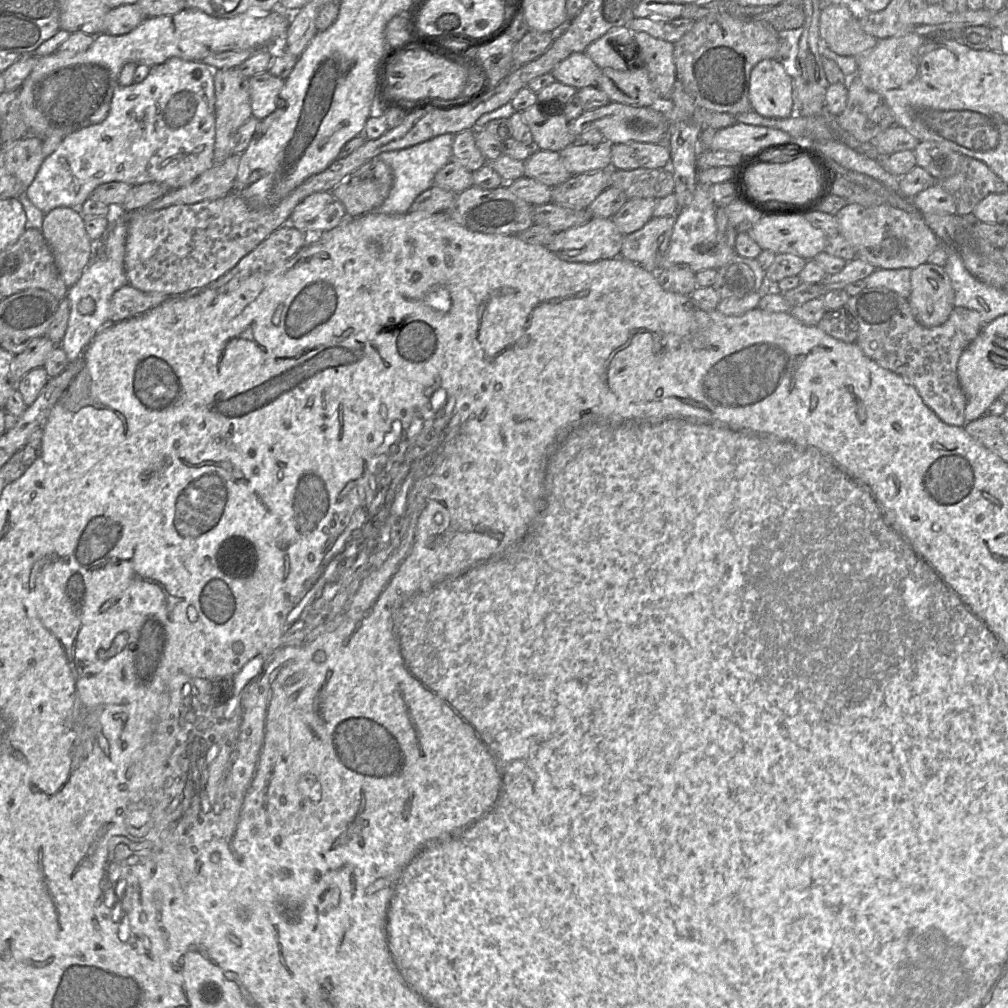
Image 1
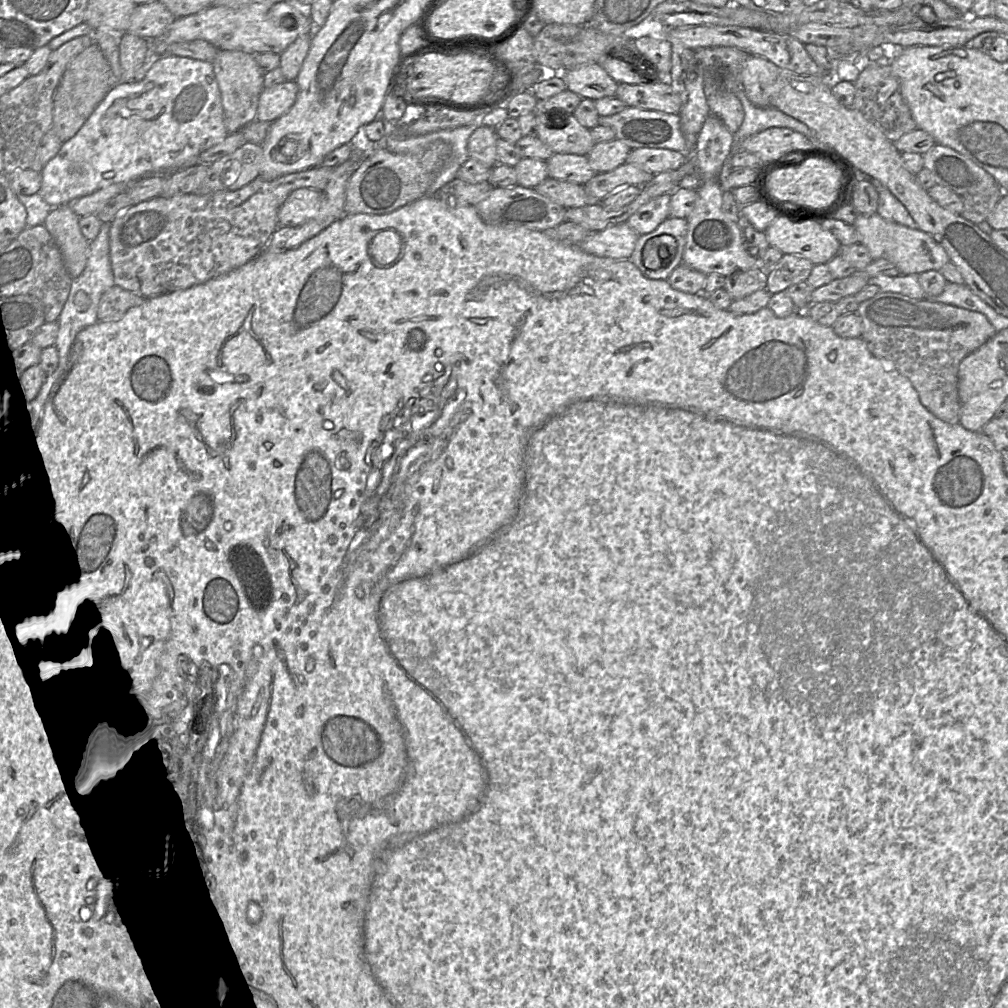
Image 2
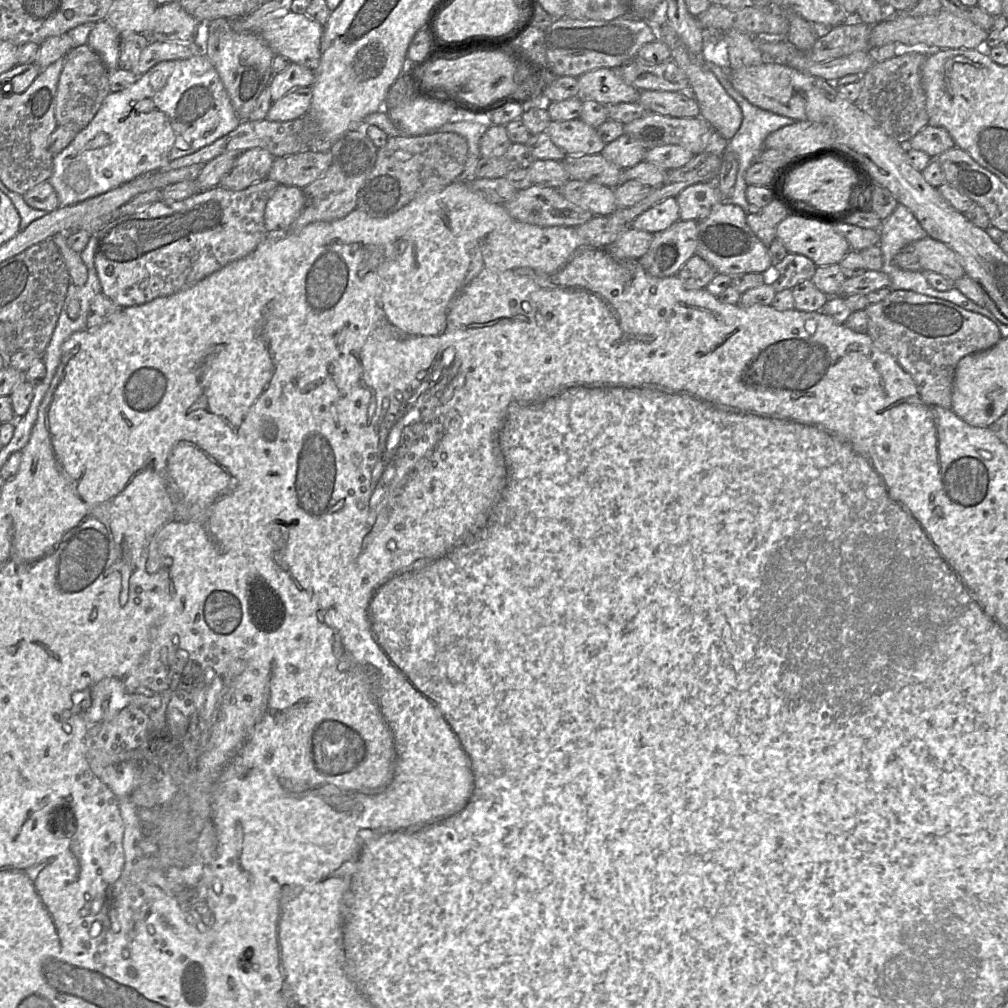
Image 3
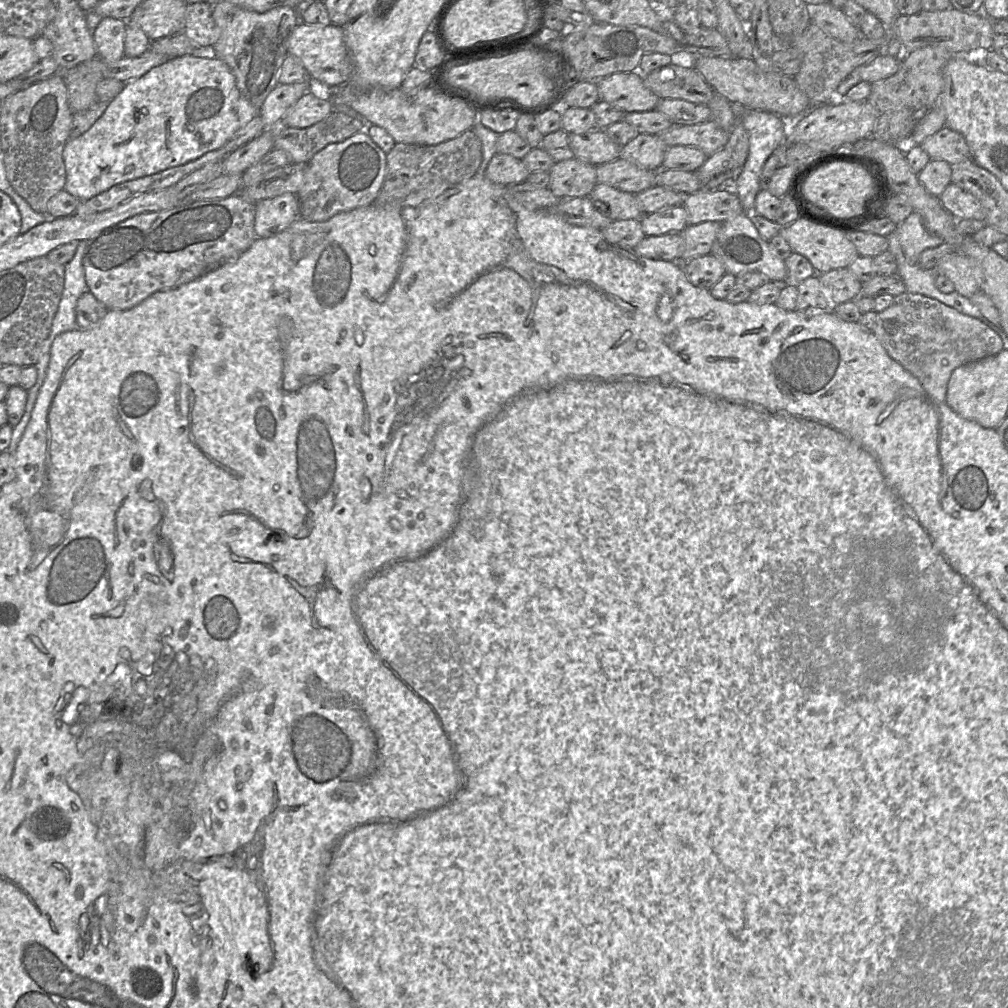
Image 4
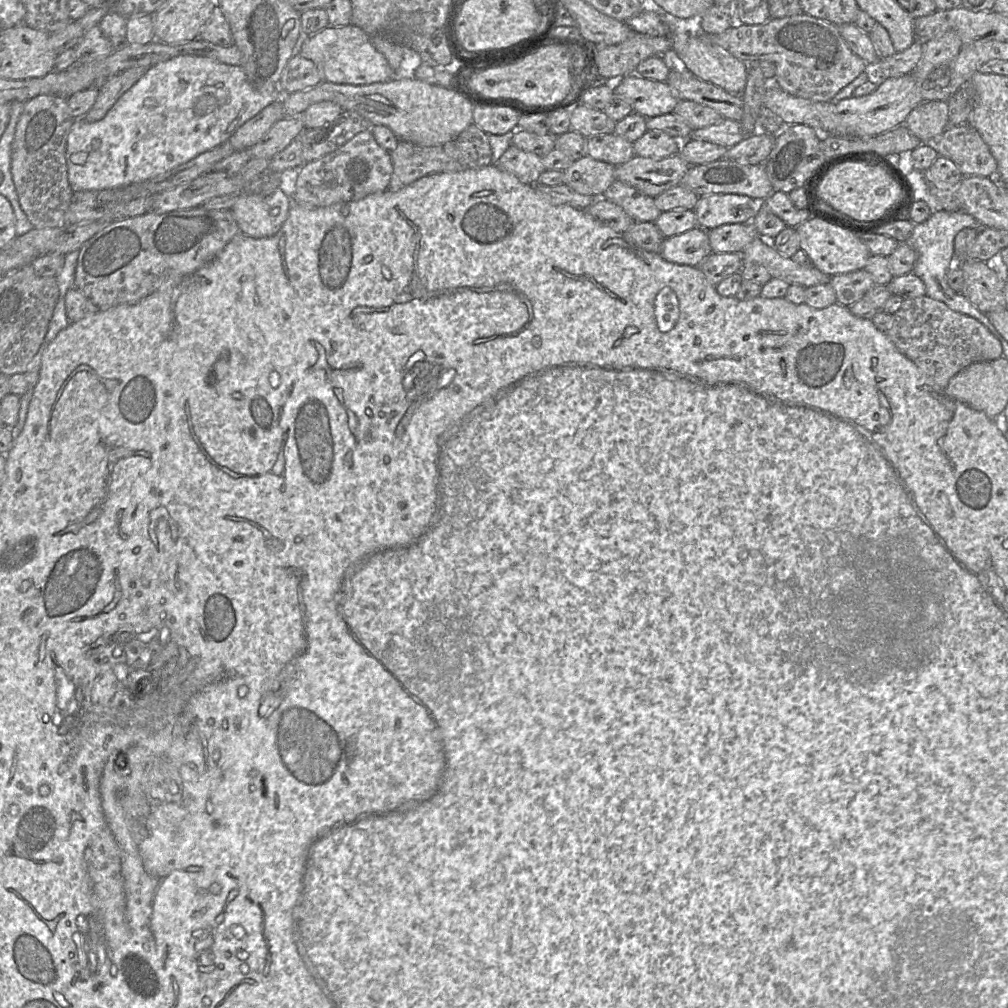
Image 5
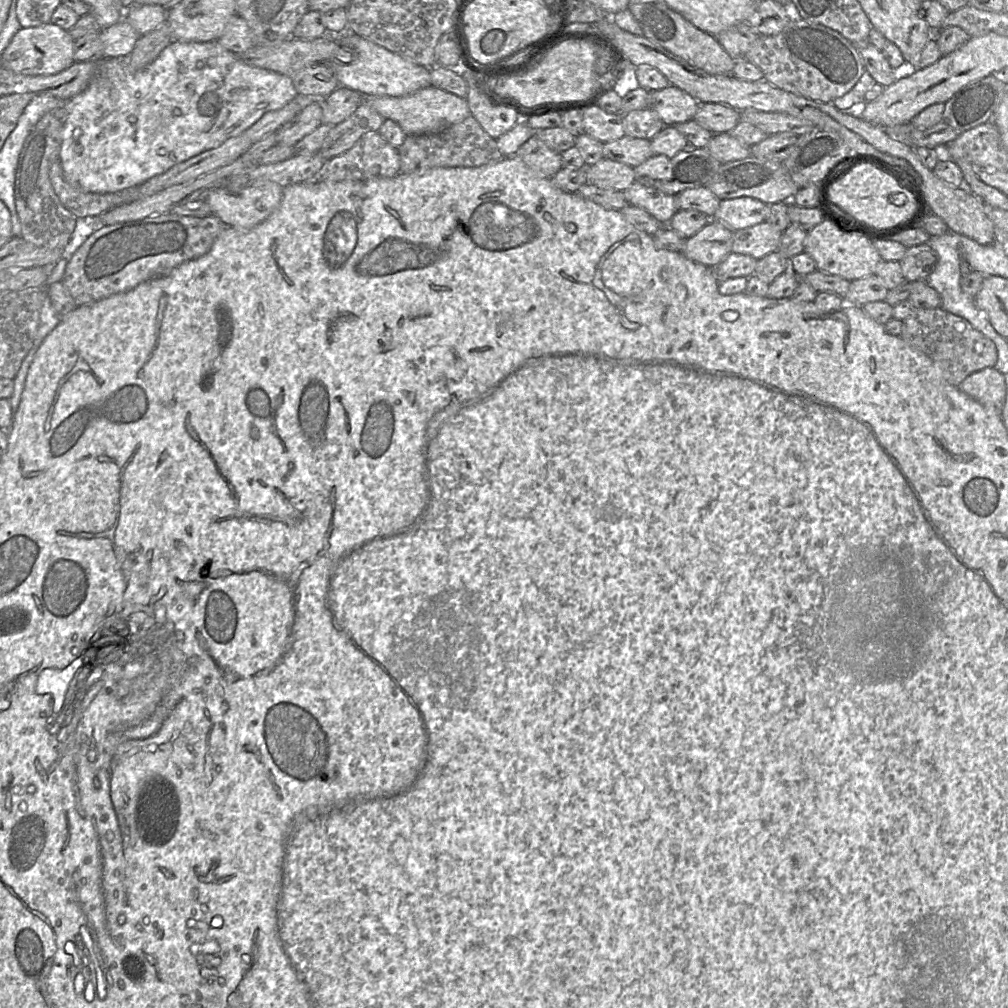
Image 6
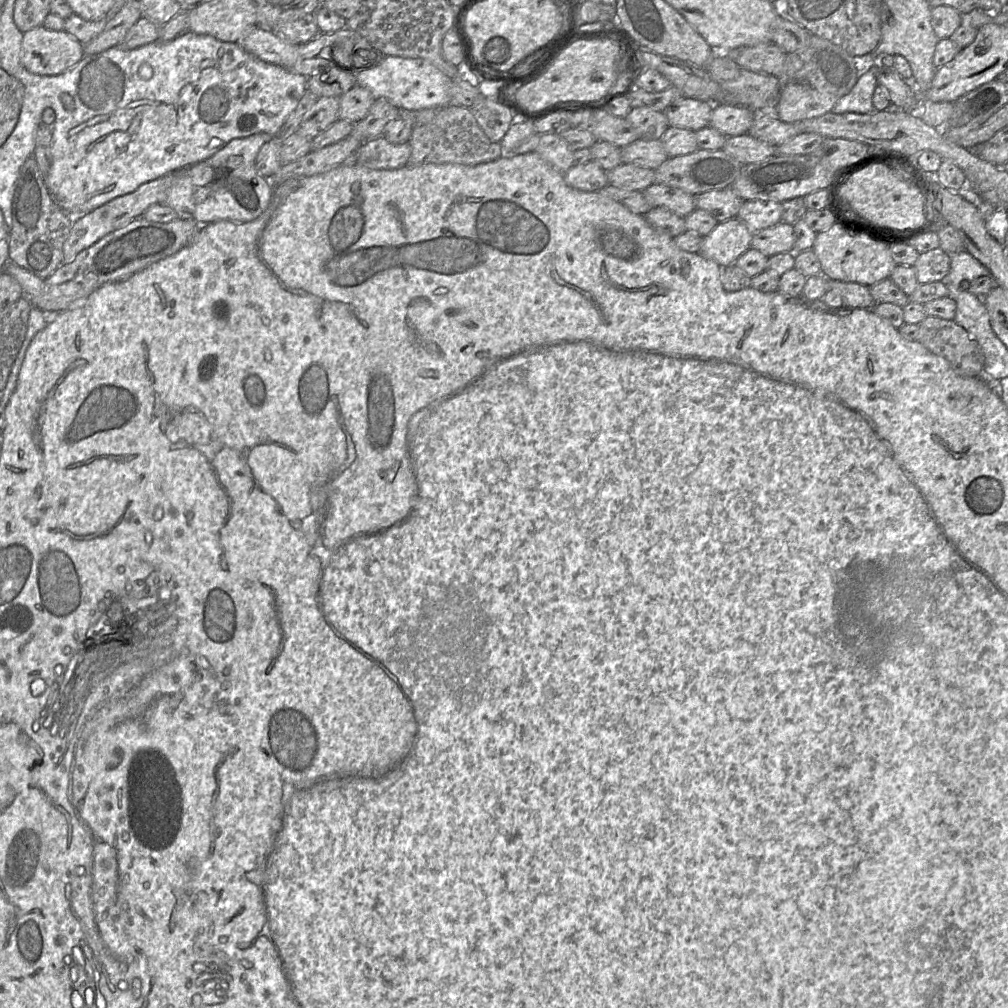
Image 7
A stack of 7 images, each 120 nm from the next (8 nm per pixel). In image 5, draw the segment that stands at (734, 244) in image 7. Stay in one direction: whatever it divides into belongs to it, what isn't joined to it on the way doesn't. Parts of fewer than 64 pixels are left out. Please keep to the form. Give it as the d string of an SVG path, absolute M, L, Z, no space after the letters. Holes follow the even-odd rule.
M696 226L682 234L665 237L659 253L669 262L698 267L712 253L708 232Z

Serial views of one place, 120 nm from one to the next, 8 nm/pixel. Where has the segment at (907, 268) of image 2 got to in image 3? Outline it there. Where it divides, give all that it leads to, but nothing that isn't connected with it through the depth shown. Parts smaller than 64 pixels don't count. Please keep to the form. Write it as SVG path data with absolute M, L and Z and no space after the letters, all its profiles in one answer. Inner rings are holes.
M929 236L912 242L903 251L915 253L920 260L922 271L939 273L951 281L966 275L957 254L945 243Z

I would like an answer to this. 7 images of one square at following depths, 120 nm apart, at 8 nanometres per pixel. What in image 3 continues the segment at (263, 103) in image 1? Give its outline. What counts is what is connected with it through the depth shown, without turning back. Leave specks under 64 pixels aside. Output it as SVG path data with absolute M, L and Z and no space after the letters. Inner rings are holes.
M311 87L296 88L271 104L266 119L286 122L301 118L308 113L311 100Z

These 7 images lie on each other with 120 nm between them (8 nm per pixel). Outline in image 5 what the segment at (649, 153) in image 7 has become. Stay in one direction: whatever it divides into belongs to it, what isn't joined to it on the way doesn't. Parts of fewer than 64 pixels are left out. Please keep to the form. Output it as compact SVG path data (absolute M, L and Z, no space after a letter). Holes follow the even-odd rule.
M614 133L587 137L585 147L588 156L613 166L624 164L635 156L633 143Z

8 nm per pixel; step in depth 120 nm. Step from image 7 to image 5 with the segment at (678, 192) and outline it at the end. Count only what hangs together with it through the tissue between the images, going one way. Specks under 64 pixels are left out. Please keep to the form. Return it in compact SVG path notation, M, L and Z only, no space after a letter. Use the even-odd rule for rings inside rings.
M615 180L601 198L620 206L634 221L655 222L661 214L653 197L619 180Z

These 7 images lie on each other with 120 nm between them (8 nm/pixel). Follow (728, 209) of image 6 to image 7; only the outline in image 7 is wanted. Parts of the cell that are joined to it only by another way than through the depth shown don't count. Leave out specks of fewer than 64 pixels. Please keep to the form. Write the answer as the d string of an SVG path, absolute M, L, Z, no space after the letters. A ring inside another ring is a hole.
M743 201L737 218L753 233L781 222L782 203L775 201Z

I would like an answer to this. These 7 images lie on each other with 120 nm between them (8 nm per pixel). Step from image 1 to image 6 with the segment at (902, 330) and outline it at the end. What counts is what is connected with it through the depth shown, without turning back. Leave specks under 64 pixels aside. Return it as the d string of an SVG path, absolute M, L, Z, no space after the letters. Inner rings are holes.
M942 308L916 309L903 323L904 333L899 337L932 359L951 385L958 387L969 375L996 364L998 353L995 343L966 319Z

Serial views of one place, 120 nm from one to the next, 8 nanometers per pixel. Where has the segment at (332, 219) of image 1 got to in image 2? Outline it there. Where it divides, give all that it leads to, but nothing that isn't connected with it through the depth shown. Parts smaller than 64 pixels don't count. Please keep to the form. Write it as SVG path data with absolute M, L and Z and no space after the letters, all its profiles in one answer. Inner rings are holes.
M298 188L291 192L278 210L279 226L298 226L315 218L323 201L322 191L312 188Z

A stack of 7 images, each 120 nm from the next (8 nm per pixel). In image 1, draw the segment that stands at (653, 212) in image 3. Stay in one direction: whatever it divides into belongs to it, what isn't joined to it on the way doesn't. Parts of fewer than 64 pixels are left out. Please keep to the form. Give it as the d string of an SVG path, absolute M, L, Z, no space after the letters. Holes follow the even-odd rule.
M655 198L629 199L611 219L622 235L633 233L653 218L657 201Z

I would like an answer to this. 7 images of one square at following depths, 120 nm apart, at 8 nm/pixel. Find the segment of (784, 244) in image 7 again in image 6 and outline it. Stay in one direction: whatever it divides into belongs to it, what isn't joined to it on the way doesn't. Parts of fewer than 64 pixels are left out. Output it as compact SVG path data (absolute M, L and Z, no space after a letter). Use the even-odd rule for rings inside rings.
M768 222L733 232L732 252L755 258L763 258L779 250L782 232Z

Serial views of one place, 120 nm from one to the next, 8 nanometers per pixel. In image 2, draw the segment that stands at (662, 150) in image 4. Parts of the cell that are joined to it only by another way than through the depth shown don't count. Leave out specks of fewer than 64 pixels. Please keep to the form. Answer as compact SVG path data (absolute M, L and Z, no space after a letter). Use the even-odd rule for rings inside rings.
M615 138L608 142L595 143L587 154L589 164L596 173L609 172L626 162L631 148Z

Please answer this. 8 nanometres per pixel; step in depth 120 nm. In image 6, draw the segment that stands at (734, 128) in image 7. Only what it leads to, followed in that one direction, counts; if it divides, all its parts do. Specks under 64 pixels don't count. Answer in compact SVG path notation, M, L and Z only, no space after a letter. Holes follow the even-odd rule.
M701 103L693 120L711 133L721 134L730 132L741 121L741 114L724 104Z

